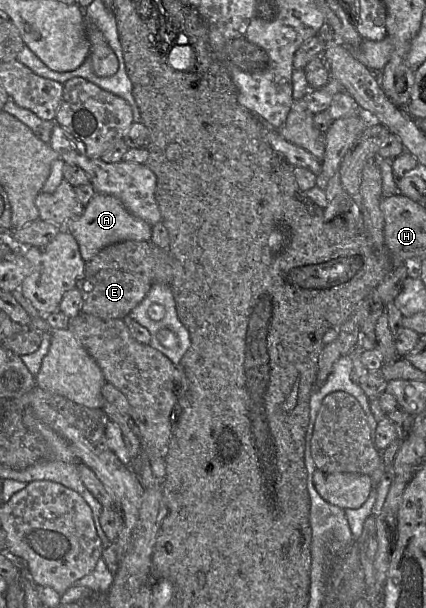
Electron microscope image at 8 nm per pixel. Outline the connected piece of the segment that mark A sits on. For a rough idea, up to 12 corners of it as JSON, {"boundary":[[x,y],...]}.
{"boundary":[[96,193],[62,228],[90,261],[108,245],[150,241],[152,226]]}

